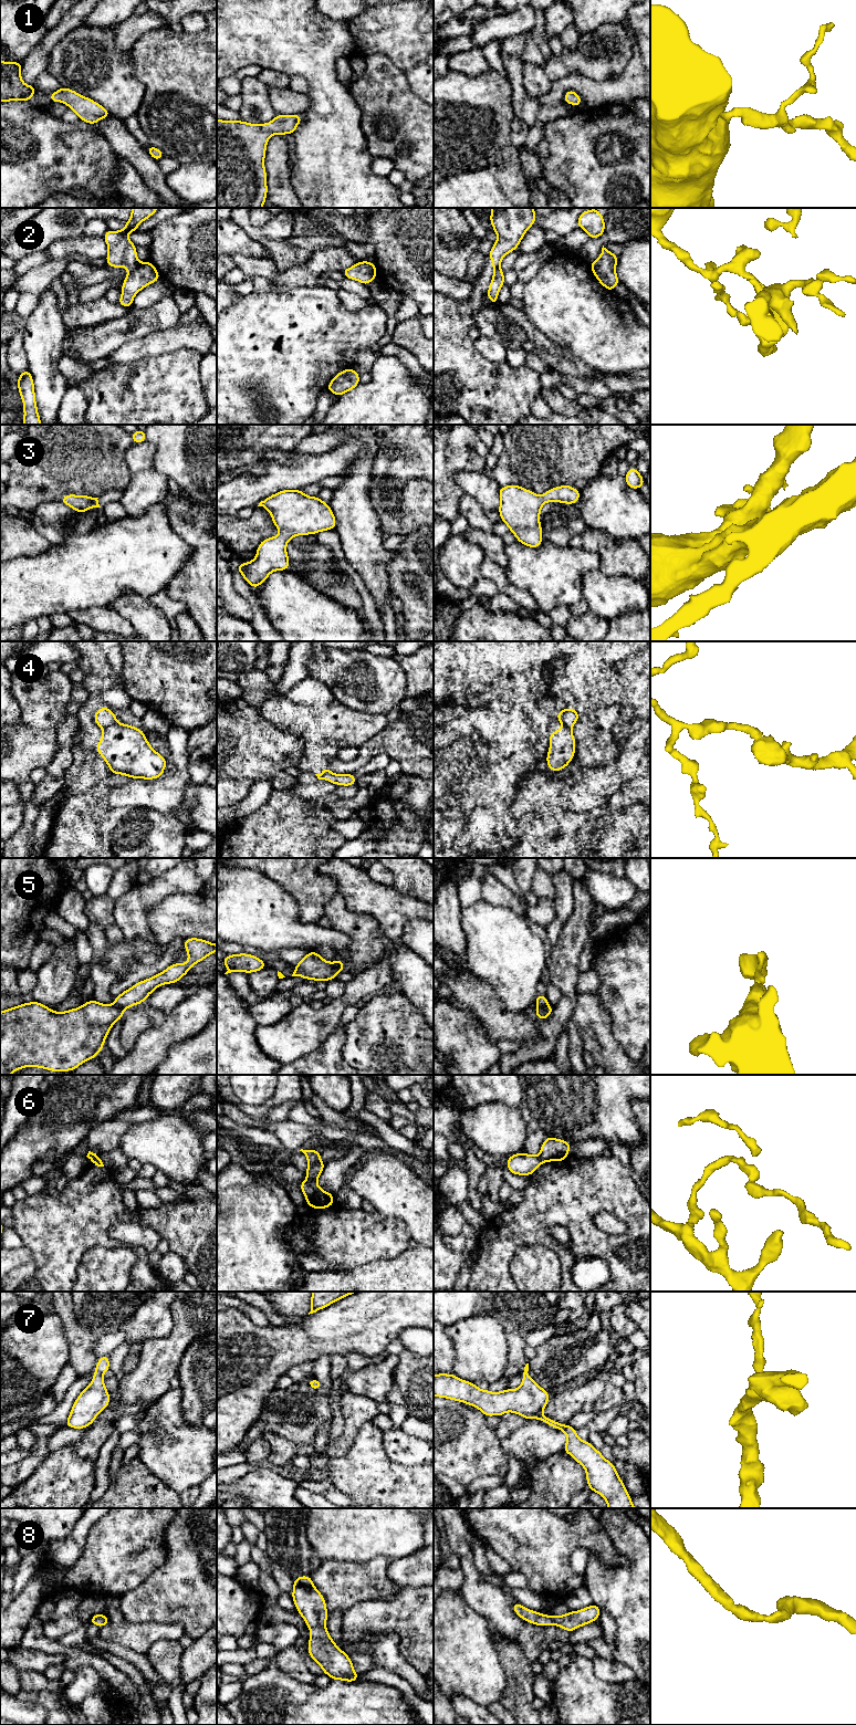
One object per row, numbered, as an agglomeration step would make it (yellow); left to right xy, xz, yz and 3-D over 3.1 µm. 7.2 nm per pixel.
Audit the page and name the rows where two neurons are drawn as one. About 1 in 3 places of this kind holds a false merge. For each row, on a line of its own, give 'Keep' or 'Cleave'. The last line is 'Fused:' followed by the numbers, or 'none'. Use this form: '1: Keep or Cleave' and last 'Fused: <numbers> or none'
1: Keep
2: Cleave
3: Keep
4: Cleave
5: Cleave
6: Cleave
7: Keep
8: Keep
Fused: 2, 4, 5, 6

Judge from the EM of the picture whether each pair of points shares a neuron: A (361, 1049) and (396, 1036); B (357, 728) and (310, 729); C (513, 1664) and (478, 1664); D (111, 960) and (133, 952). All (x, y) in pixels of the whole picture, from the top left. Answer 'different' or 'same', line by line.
A: same
B: same
C: different
D: same

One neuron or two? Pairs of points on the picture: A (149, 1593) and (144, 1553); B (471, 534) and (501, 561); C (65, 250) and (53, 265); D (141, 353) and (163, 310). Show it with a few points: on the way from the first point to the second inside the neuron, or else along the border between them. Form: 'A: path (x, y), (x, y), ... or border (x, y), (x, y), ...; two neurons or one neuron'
A: border (166, 1559), (135, 1588), (126, 1592); two neurons
B: path (479, 536), (496, 553); one neuron
C: border (68, 255), (51, 259); two neurons
D: border (175, 325), (129, 340), (126, 343); two neurons

